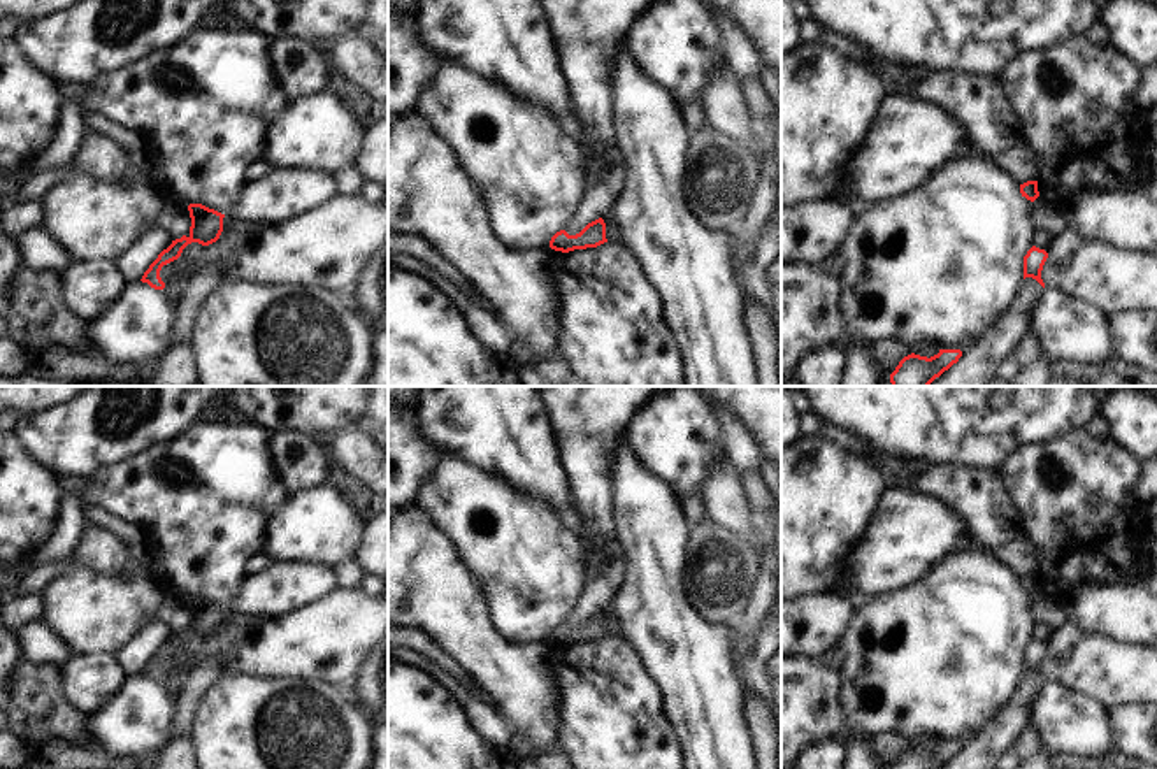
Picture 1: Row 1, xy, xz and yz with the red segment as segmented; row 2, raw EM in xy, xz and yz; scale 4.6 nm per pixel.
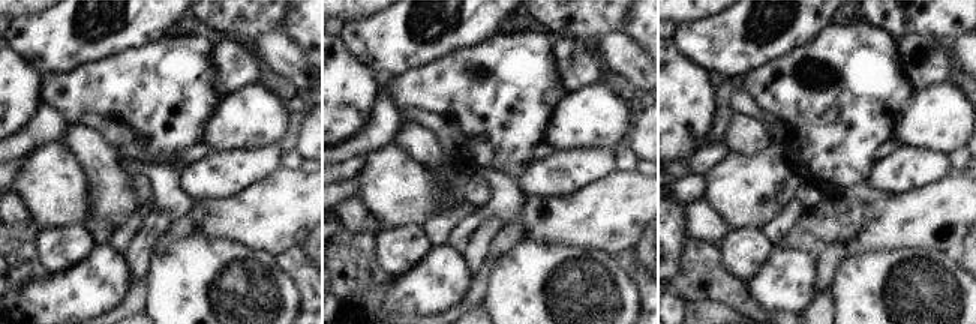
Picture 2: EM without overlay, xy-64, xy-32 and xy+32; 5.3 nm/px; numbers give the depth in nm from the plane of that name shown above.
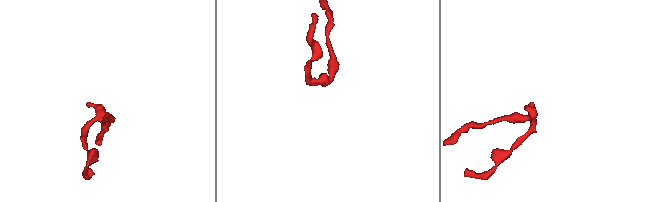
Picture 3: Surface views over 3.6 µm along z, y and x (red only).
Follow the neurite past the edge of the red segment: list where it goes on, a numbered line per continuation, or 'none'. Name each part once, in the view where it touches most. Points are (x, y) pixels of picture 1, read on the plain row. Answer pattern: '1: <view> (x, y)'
none

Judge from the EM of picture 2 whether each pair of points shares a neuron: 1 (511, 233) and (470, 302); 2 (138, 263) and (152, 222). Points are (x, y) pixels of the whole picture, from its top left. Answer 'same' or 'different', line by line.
1: same
2: same

